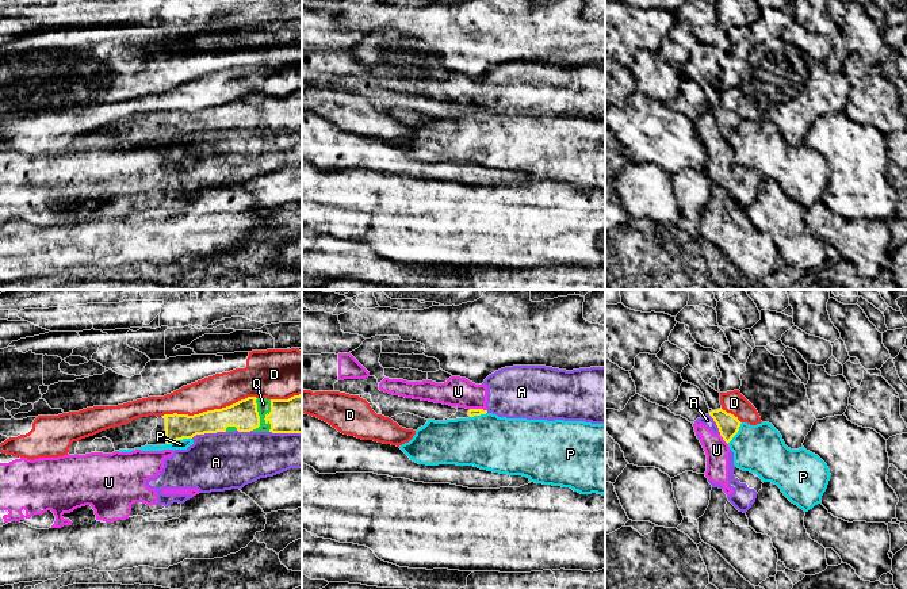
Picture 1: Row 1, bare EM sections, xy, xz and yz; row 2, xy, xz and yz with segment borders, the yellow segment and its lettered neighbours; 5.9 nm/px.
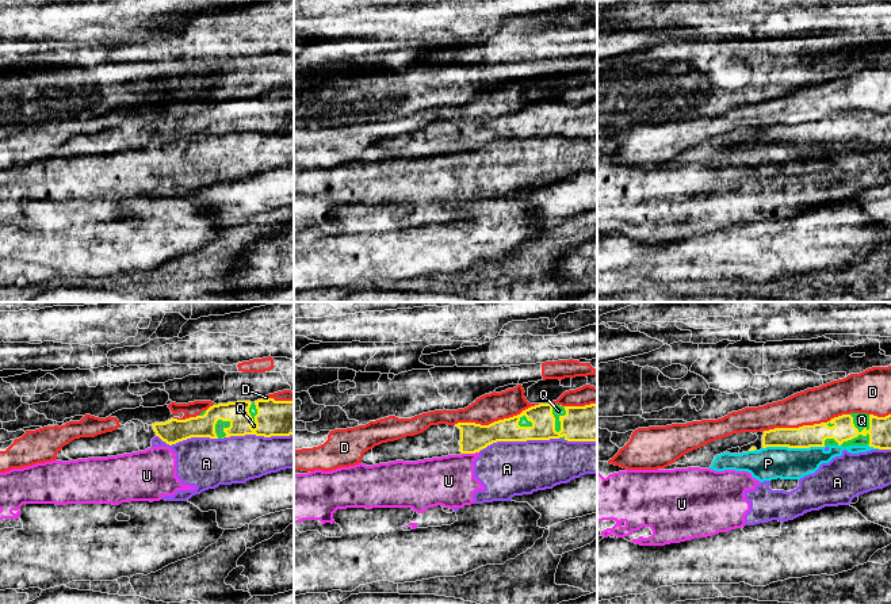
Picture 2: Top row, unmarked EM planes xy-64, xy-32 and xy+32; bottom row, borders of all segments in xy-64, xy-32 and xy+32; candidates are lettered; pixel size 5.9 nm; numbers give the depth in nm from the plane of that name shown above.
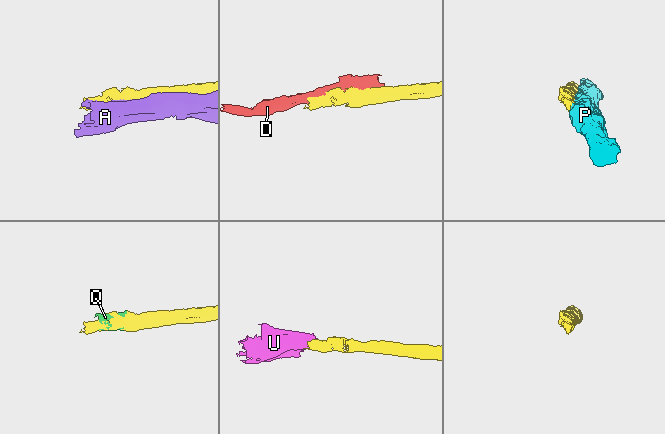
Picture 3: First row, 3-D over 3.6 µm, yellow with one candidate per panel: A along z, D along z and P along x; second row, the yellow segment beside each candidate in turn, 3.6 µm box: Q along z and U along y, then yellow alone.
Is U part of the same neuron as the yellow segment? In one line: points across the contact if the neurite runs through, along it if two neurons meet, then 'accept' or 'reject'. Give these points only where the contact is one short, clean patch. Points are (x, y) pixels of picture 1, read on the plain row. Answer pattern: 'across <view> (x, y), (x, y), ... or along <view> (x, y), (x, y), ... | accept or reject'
along xz (470, 104), (486, 107) | reject

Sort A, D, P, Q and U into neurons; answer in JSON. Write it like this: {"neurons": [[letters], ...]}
{"neurons": [["A", "U"], ["D"], ["P"], ["Q"]]}

